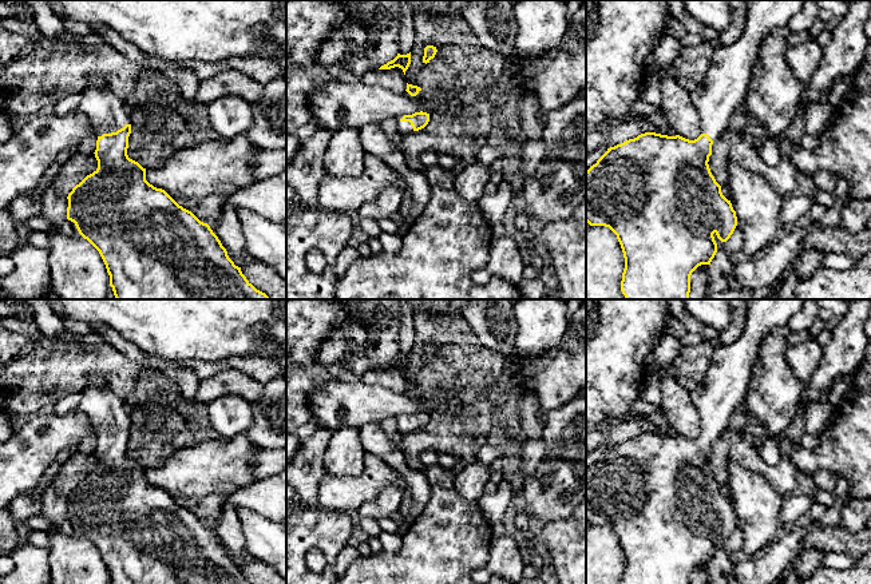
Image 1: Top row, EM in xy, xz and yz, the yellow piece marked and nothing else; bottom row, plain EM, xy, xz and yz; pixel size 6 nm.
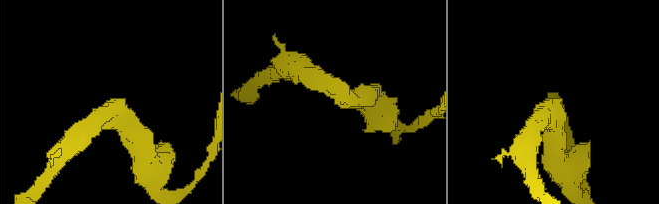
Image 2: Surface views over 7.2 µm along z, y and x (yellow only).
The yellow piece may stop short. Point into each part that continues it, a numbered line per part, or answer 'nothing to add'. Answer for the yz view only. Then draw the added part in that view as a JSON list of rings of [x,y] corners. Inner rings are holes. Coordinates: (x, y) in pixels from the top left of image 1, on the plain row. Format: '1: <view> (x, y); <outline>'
1: yz (724, 388); [[[747,299],[747,325],[741,335],[731,345],[717,347],[701,386],[690,392],[692,401],[700,414],[701,433],[708,433],[714,441],[728,429],[729,420],[741,404],[745,404],[753,365],[760,345],[772,329],[788,325],[801,309],[805,299]]]

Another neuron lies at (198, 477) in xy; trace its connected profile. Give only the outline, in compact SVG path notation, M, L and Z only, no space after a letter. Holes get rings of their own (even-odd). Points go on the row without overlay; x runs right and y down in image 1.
M246 433L223 440L202 434L194 445L157 456L158 465L146 469L146 480L165 489L179 505L191 510L201 521L213 523L222 515L225 497L253 478L253 456L260 452Z

